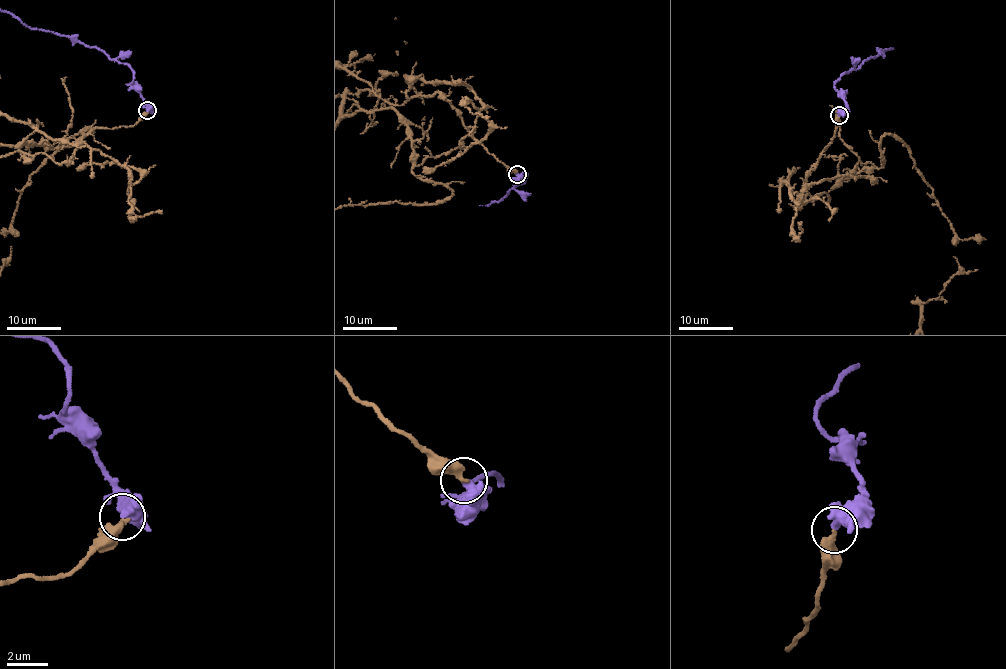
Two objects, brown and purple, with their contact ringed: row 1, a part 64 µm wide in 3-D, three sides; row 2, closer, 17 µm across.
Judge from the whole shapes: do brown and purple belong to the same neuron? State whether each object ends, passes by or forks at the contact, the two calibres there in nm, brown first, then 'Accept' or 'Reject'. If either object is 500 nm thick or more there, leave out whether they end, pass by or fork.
At the ring brown ends. At the ring purple ends. Thickness 400 nm (brown) against 480 nm. Reject

